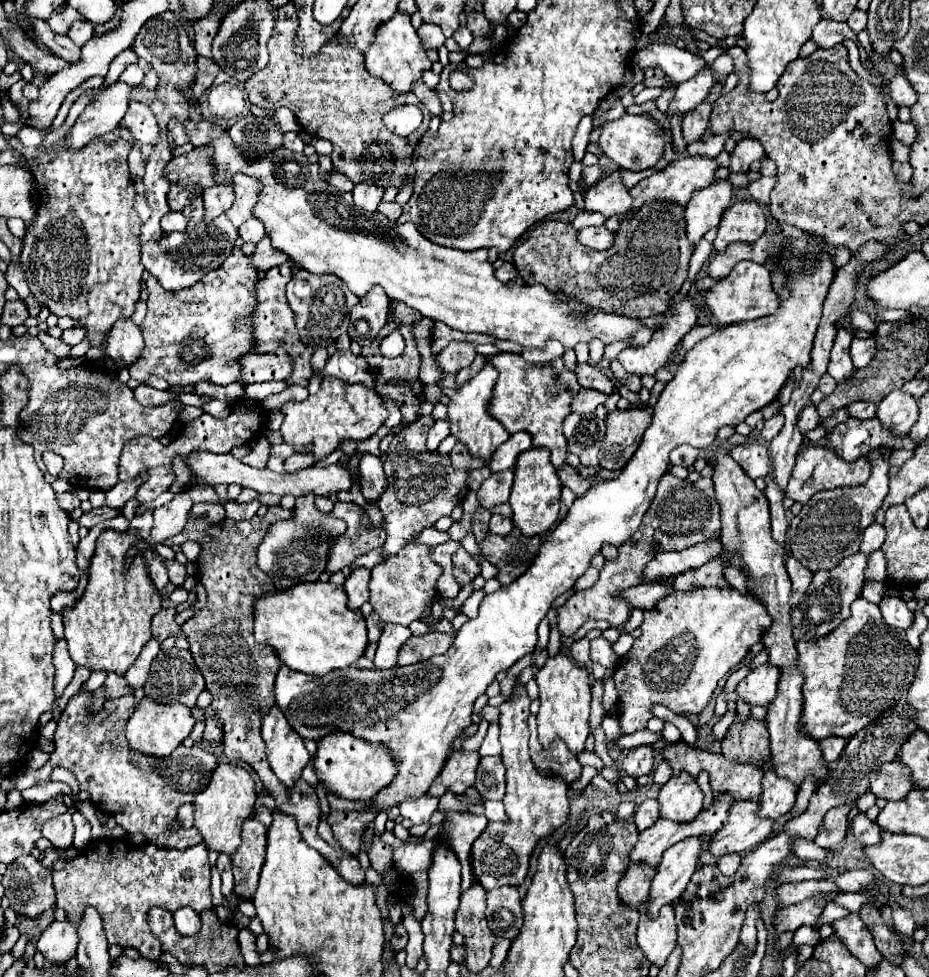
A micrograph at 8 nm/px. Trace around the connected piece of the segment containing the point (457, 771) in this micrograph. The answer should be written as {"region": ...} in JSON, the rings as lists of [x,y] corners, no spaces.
{"region":[[[453,750],[443,766],[443,772],[435,778],[435,784],[429,788],[429,796],[443,796],[445,790],[455,794],[463,794],[469,786],[475,784],[475,772],[479,766],[479,752],[469,750]]]}

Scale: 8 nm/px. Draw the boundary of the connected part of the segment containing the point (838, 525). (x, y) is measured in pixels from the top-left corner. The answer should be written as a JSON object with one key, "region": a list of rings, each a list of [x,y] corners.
{"region":[[[877,448],[869,452],[869,460],[873,464],[871,480],[857,488],[835,488],[817,492],[793,518],[787,530],[787,544],[791,556],[795,556],[805,568],[809,568],[811,572],[829,570],[837,566],[843,556],[859,552],[863,530],[875,522],[875,512],[881,508],[883,498],[889,490],[889,454],[891,452],[887,448]]]}

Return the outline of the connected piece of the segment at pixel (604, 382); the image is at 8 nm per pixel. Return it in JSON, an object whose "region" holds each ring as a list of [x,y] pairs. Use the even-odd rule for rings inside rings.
{"region":[[[577,362],[575,374],[577,374],[577,380],[583,388],[595,388],[595,390],[601,390],[601,392],[607,392],[607,394],[611,394],[613,388],[615,388],[613,380],[597,364]]]}

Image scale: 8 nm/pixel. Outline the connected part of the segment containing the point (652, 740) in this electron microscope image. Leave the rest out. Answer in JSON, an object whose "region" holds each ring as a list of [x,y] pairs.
{"region":[[[648,730],[637,731],[635,733],[622,736],[618,739],[618,745],[622,748],[630,748],[641,745],[653,745],[664,740],[662,732],[649,732]]]}

